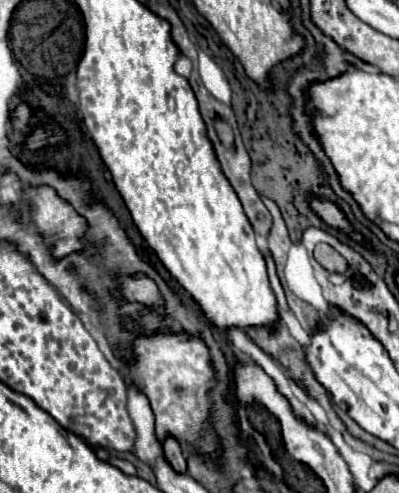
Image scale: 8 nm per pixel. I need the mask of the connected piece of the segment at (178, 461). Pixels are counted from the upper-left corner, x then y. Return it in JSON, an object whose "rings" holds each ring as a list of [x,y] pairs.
{"rings":[[[166,436],[164,438],[164,454],[166,454],[166,460],[174,466],[174,470],[186,472],[186,458],[182,454],[180,442],[174,436]]]}

